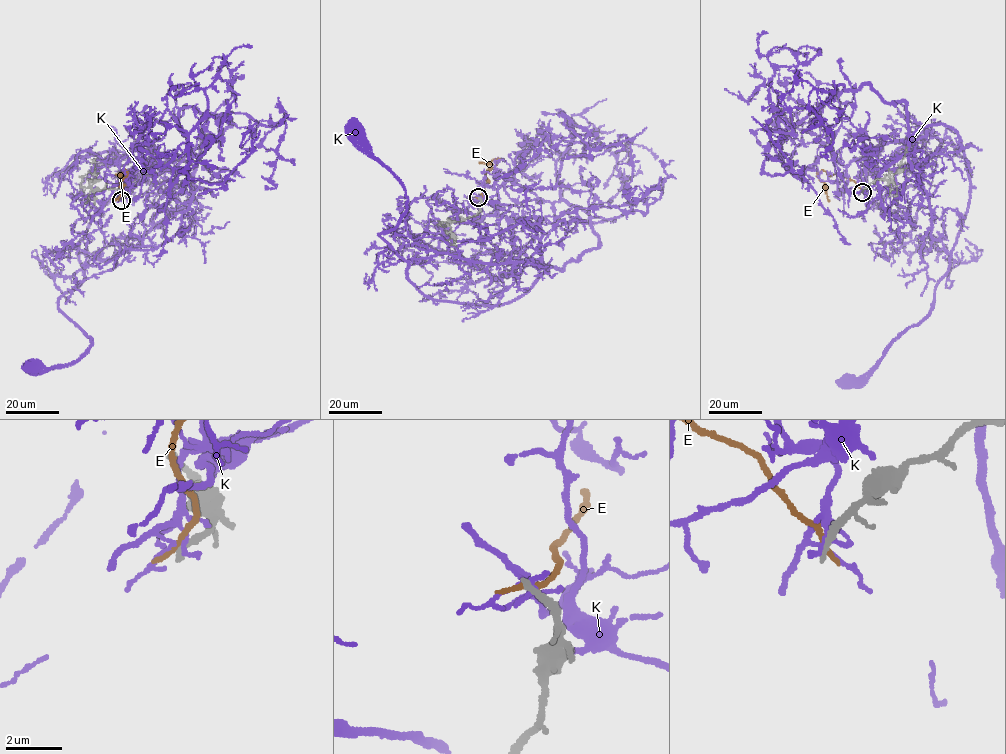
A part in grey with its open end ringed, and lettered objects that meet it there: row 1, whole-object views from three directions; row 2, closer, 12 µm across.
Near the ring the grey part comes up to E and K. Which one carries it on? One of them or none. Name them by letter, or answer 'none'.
none

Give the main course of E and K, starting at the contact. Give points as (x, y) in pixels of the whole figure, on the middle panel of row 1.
E: (478, 198), (487, 183), (485, 174), (498, 160), (478, 163)
K: (479, 198), (503, 215), (513, 249), (545, 269), (496, 305), (432, 299), (378, 234), (407, 199), (355, 126)

